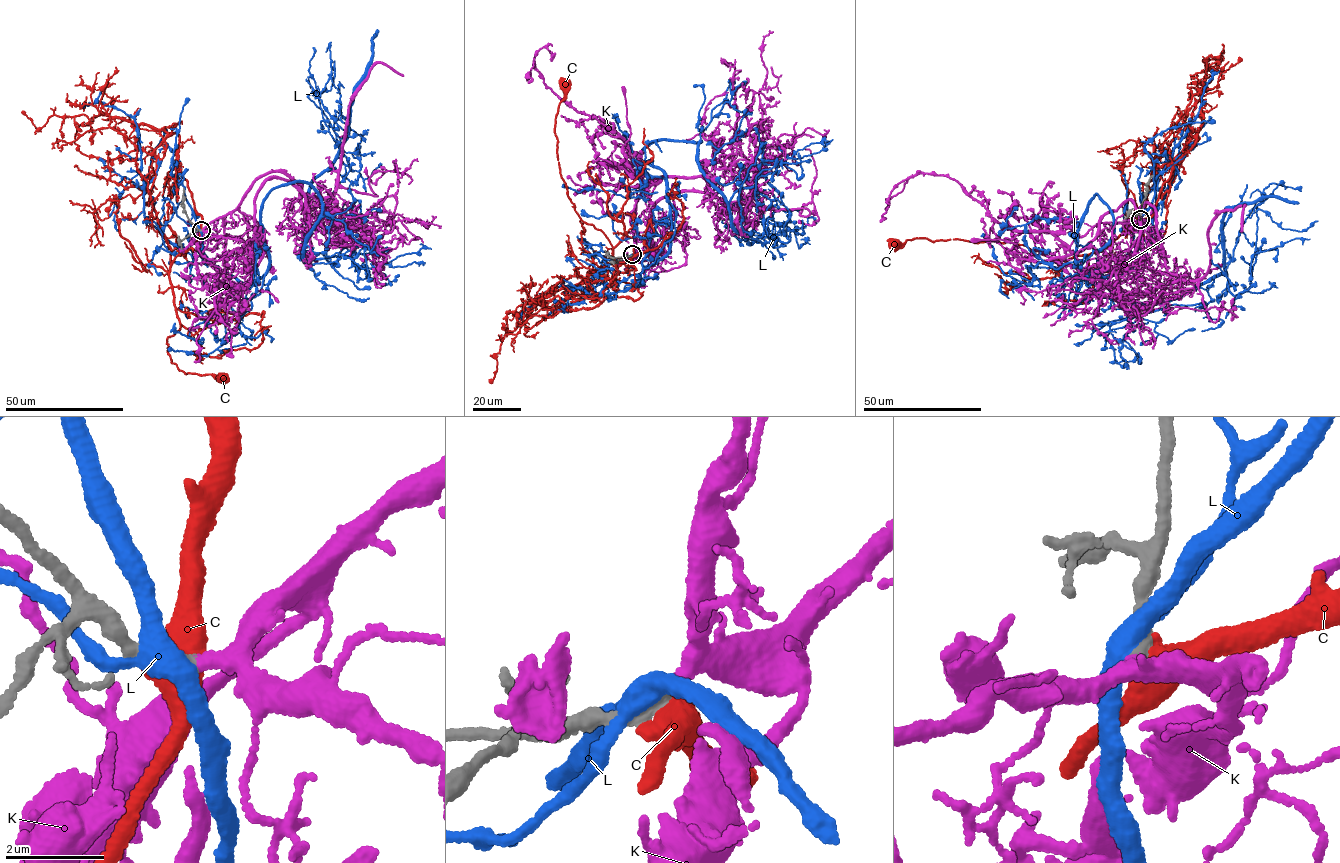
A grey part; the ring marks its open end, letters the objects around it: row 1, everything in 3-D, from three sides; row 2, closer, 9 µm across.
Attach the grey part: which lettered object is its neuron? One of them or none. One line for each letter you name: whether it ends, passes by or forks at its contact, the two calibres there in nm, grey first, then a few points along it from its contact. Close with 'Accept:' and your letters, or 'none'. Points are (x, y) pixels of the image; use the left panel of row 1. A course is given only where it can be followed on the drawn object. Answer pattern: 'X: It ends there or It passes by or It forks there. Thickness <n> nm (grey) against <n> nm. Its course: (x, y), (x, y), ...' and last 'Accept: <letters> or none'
K: It passes by. Thickness 280 nm (grey) against 240 nm. Its course: (201, 230), (277, 171), (301, 186), (304, 204), (331, 198), (366, 238), (406, 219), (438, 228)
Accept: K

